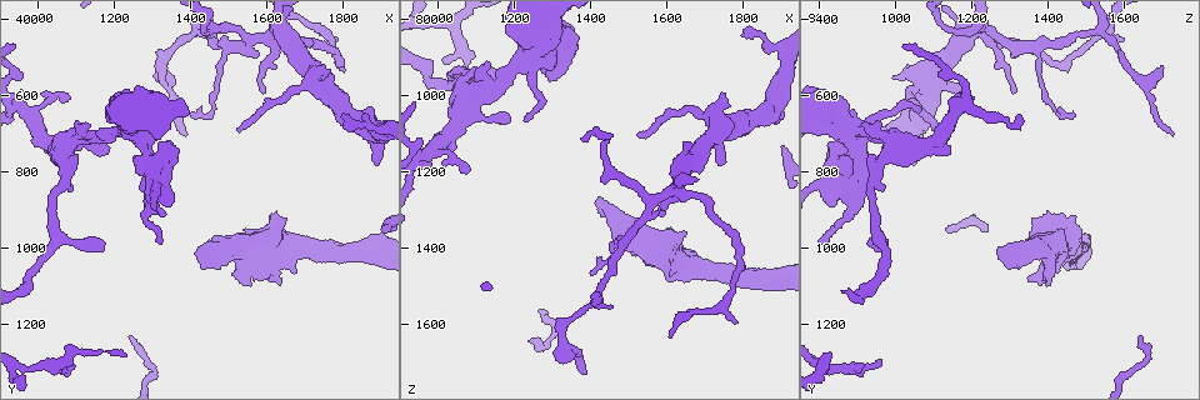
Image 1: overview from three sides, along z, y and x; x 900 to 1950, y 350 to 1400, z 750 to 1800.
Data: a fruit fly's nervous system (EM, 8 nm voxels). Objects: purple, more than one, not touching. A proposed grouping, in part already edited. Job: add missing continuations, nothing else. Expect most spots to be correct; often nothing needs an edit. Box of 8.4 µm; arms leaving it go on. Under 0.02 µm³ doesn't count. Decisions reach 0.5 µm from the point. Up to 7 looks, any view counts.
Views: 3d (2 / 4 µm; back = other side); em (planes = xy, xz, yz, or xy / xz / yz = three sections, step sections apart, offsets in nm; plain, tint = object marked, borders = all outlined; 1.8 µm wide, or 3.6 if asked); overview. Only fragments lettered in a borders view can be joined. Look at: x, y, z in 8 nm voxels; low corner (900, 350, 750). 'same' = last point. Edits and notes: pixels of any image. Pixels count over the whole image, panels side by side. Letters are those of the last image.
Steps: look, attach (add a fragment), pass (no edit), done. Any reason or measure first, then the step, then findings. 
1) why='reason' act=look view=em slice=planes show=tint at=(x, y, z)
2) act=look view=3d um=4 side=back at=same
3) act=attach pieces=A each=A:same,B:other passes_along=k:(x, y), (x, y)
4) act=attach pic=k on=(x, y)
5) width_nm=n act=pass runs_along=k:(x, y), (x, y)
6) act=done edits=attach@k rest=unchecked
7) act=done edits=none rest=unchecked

why='branch stops here' act=look view=em slice=planes show=plain at=(1170, 1010, 945)

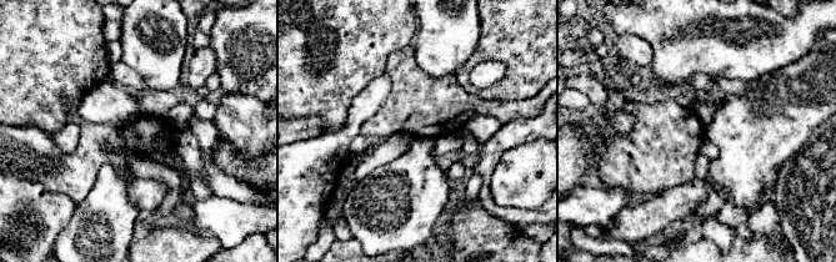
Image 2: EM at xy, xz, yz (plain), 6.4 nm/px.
act=look view=em slice=planes show=borders at=same

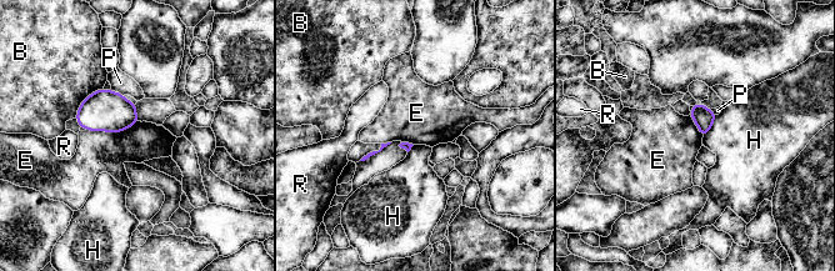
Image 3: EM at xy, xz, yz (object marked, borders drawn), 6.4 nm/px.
act=pass each=B:other,E:other,H:other,P:other,R:other border=3:(138, 120), (120, 131), (80, 128) found='none of them fits'

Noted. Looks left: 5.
why='free end' act=look view=3d um=2 side=back at=(1130, 675, 915)

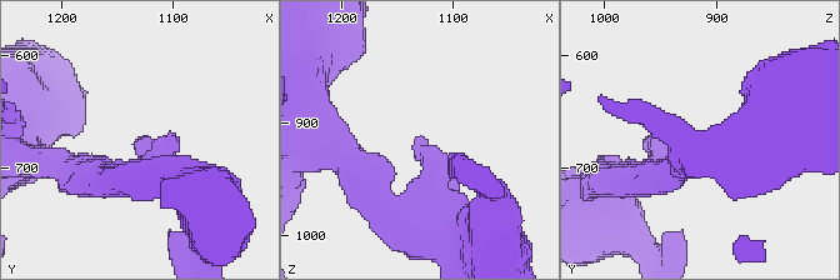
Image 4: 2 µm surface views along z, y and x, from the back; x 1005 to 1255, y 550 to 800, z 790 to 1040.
why='need the tissue' act=look view=em slice=planes show=borders at=(1124, 672, 914)

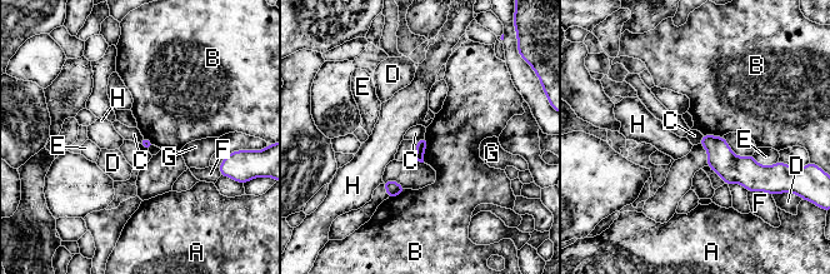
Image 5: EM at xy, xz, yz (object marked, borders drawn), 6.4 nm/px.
act=pass each=A:other,B:other,C:other,D:other,E:other,F:other,G:other,H:other border=5:(424, 135), (416, 142) found='none of them fits'

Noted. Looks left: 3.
why='free end' act=look view=3d um=4 side=back at=(1745, 555, 995)

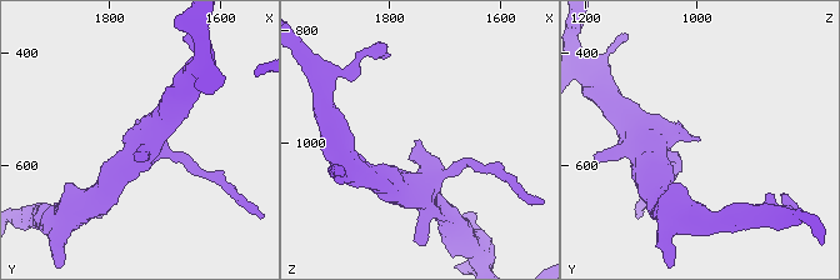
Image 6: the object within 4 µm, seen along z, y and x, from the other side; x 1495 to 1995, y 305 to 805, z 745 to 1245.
act=look view=em slice=planes show=plain at=(1750, 555, 990)

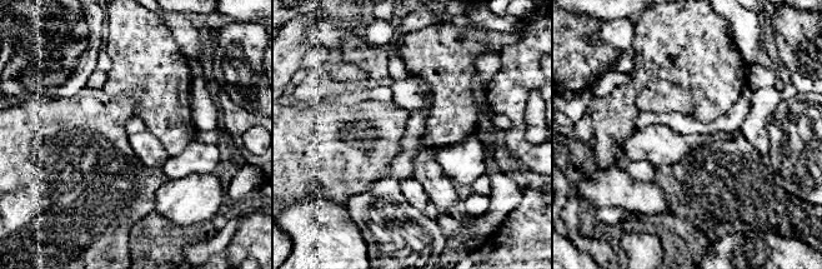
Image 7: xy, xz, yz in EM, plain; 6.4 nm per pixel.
act=look view=em slice=planes show=borders at=same

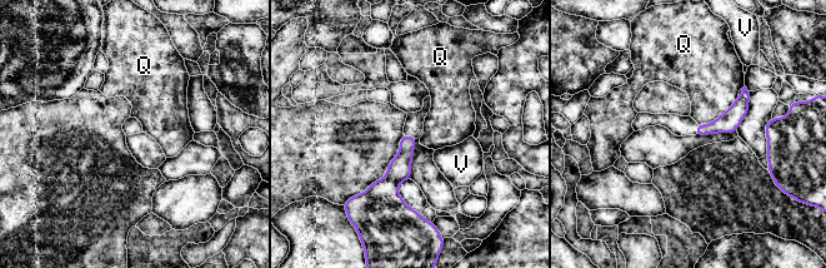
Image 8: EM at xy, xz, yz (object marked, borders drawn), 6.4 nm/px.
act=pass each=Q:other,V:other runs_along=8:(405, 138), (393, 178), (404, 207) found='none of them fits'

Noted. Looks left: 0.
act=done edits=none rest=unchecked

